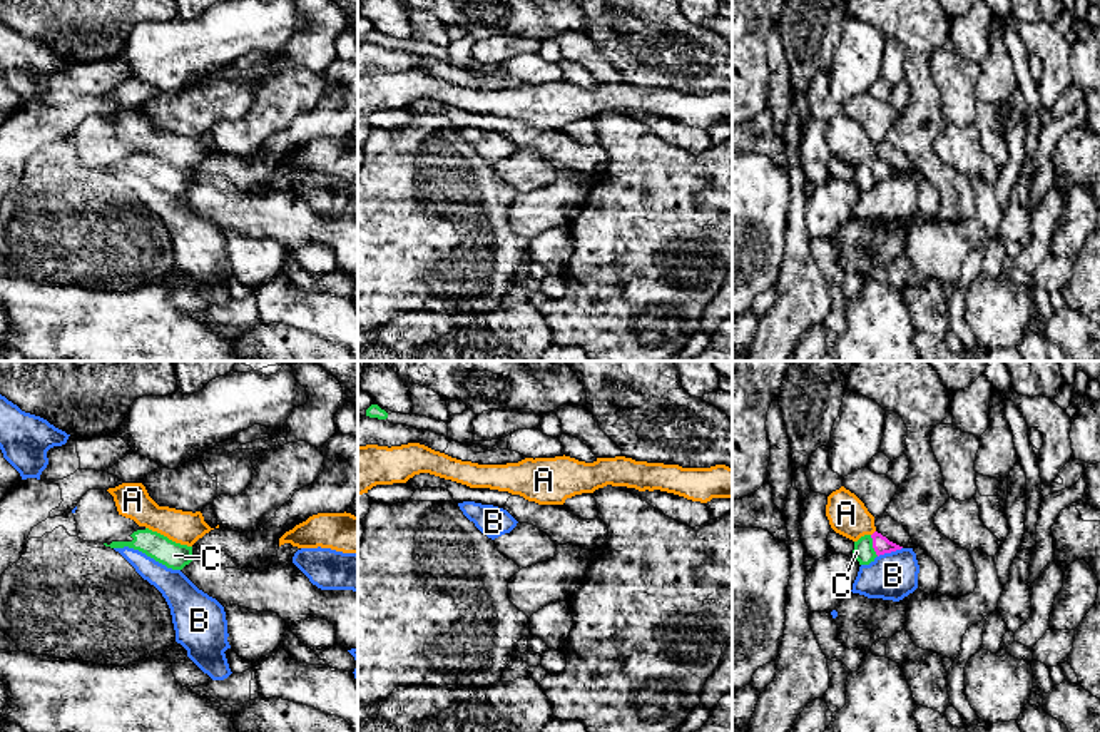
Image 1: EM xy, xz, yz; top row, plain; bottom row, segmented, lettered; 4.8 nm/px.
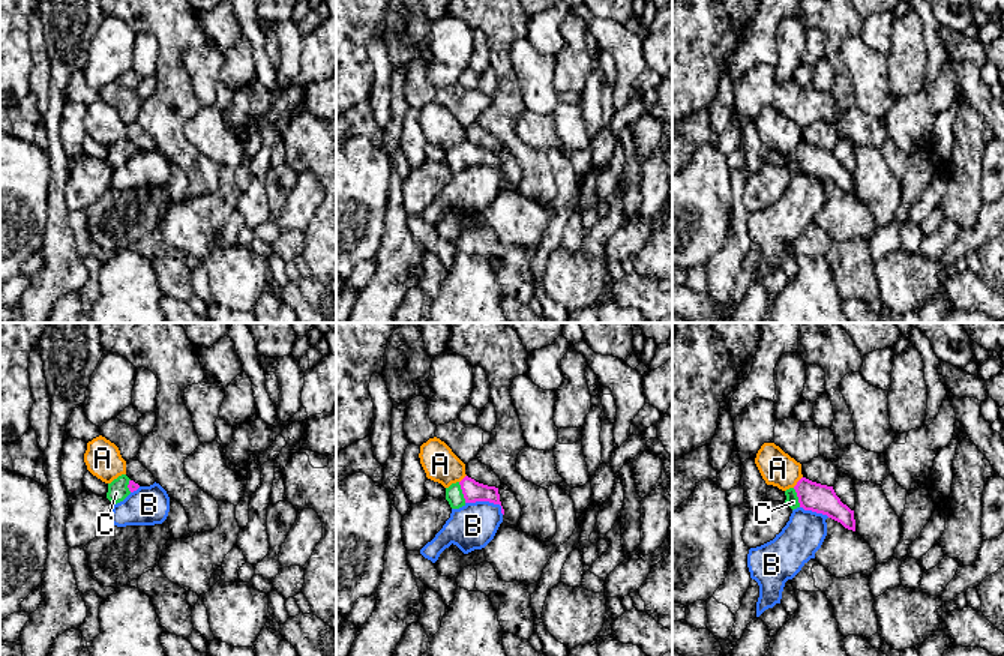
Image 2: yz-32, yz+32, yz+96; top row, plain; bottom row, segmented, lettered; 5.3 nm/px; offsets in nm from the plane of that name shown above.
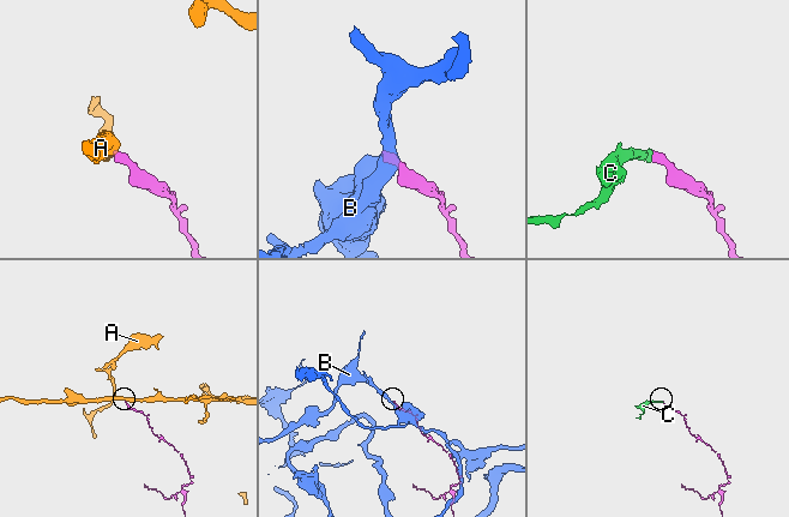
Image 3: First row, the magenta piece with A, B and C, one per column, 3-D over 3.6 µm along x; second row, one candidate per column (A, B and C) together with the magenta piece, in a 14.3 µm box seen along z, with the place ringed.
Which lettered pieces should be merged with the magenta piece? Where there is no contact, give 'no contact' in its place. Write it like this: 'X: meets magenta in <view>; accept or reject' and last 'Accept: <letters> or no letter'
A: meets magenta in yz; reject
B: meets magenta in yz; reject
C: meets magenta in yz; accept
Accept: C

